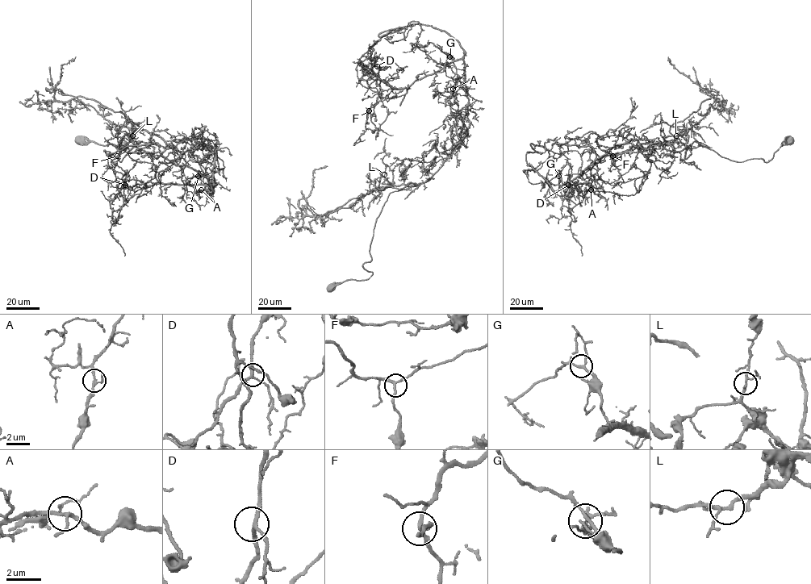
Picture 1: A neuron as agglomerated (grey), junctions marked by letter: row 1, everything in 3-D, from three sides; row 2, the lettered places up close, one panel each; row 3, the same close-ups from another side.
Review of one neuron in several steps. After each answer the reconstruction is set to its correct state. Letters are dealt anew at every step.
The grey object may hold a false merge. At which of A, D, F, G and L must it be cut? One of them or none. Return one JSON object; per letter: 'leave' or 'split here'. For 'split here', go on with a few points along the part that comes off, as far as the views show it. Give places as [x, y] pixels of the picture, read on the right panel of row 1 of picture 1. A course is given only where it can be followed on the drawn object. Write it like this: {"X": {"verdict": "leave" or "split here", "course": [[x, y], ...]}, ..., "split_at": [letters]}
{"A": {"verdict": "split here", "course": [[591, 189], [554, 190], [528, 165], [531, 143], [549, 150], [591, 131], [613, 156], [641, 137]]}, "D": {"verdict": "leave"}, "F": {"verdict": "leave"}, "G": {"verdict": "leave"}, "L": {"verdict": "leave"}, "split_at": ["A"]}

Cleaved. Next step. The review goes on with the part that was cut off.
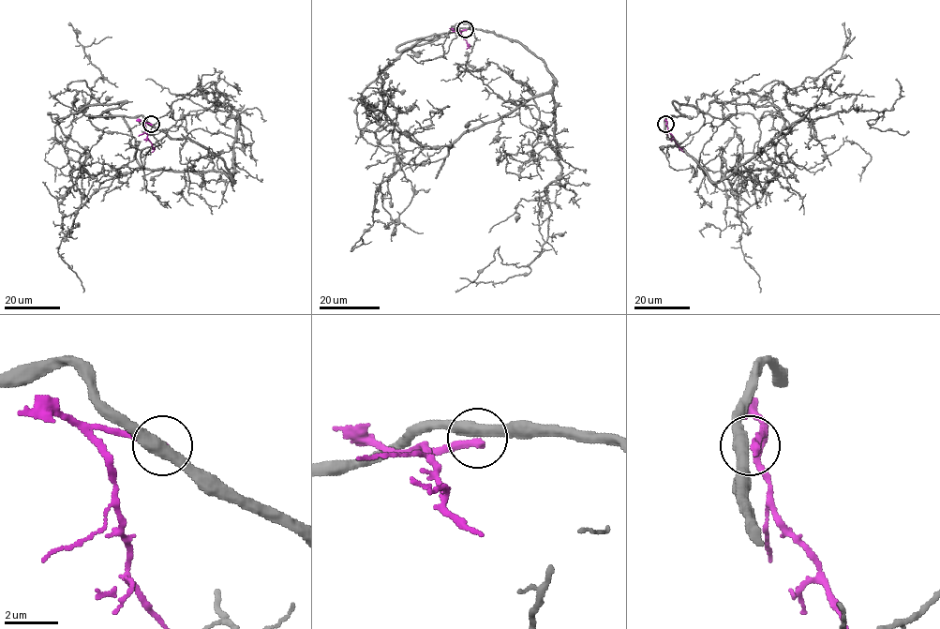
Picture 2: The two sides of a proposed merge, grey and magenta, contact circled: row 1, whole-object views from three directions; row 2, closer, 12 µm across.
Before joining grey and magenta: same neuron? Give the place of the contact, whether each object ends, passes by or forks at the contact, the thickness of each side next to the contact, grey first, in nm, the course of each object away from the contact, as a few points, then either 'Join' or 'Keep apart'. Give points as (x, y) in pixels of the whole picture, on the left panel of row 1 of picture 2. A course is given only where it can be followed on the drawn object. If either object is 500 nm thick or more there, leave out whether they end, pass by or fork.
Place: (151, 124). At the ring grey passes by. At the ring magenta ends. Thickness 480 nm (grey) against 320 nm. Course of grey: (151, 124), (203, 144), (233, 182), (238, 112), (200, 94), (159, 118), (141, 170), (102, 182). Course of magenta: (151, 124), (144, 123), (147, 138), (154, 149), (151, 152). Keep apart

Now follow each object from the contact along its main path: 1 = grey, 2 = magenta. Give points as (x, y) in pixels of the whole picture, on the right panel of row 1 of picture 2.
1: (665, 124), (719, 182), (784, 119), (697, 98), (701, 127), (660, 147), (674, 170), (694, 169), (691, 182)
2: (665, 124), (683, 152)

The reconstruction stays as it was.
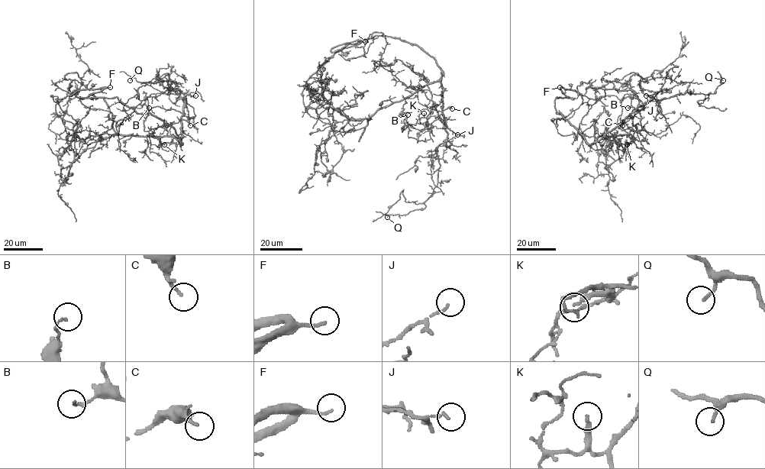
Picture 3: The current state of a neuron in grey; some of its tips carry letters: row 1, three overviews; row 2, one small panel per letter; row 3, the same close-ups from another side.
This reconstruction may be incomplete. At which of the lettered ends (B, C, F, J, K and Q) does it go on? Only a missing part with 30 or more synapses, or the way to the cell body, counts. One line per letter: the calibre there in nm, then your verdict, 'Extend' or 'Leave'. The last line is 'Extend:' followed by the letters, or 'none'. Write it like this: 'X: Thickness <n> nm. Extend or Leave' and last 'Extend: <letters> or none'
B: Thickness 110 nm. Leave
C: Thickness 130 nm. Leave
F: Thickness 140 nm. Extend
J: Thickness 110 nm. Leave
K: Thickness 200 nm. Leave
Q: Thickness 130 nm. Leave
Extend: F

